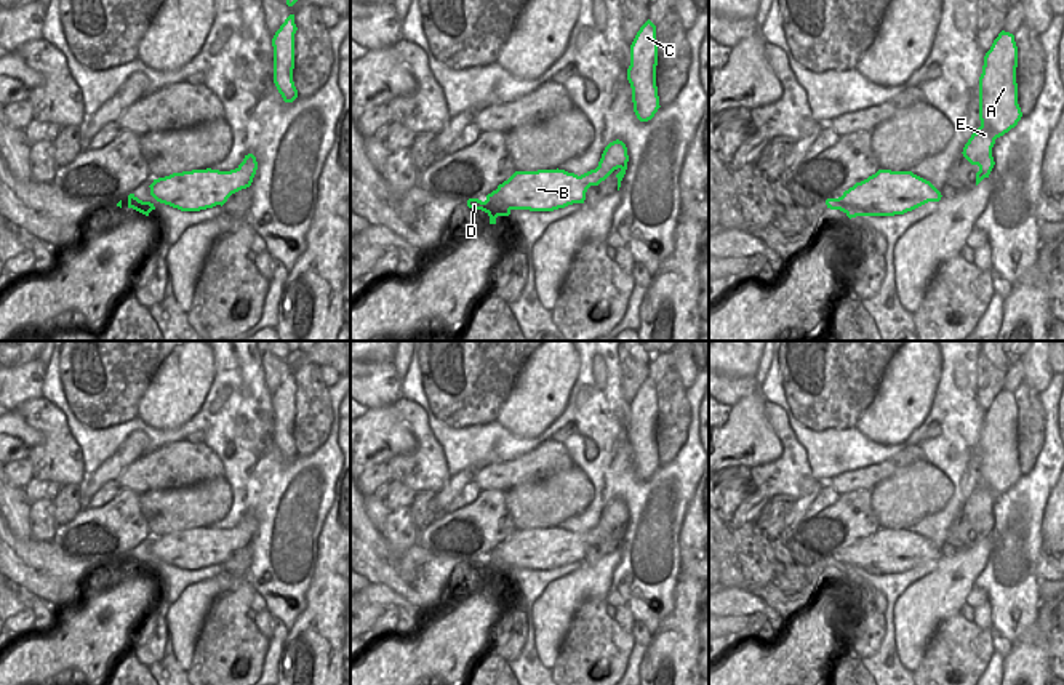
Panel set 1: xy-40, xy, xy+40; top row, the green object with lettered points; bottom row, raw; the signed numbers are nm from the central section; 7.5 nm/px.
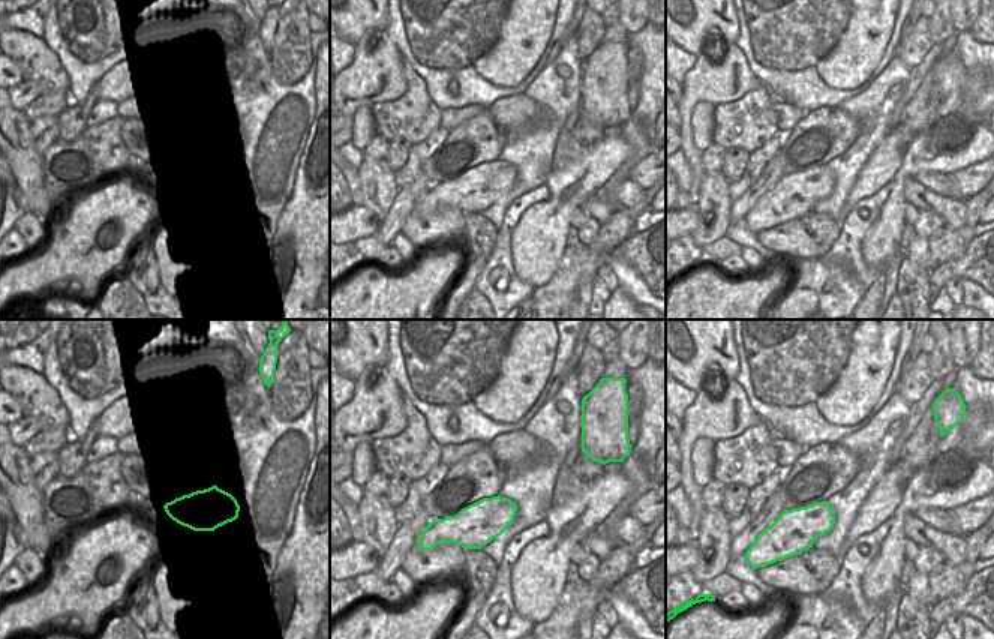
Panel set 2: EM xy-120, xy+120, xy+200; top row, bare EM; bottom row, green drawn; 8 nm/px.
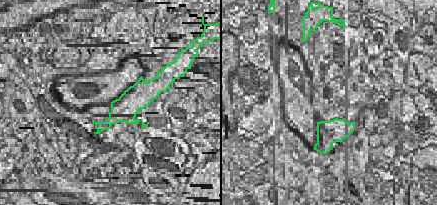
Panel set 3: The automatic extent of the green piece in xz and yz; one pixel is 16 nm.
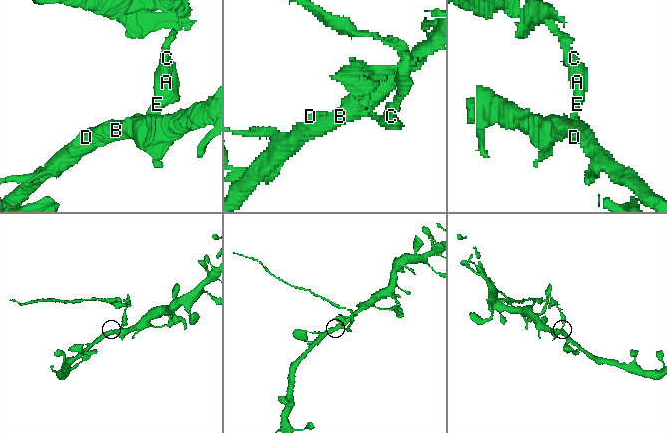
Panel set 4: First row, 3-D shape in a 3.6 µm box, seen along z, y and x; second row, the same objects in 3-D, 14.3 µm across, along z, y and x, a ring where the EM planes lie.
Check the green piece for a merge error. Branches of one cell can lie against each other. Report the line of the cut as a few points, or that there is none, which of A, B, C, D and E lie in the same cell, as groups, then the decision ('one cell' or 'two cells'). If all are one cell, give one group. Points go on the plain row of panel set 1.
xy (599, 524), (589, 536), (591, 543) | A C E / B D | two cells

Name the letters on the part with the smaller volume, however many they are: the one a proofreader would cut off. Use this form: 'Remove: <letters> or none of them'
Remove: A, C, E

